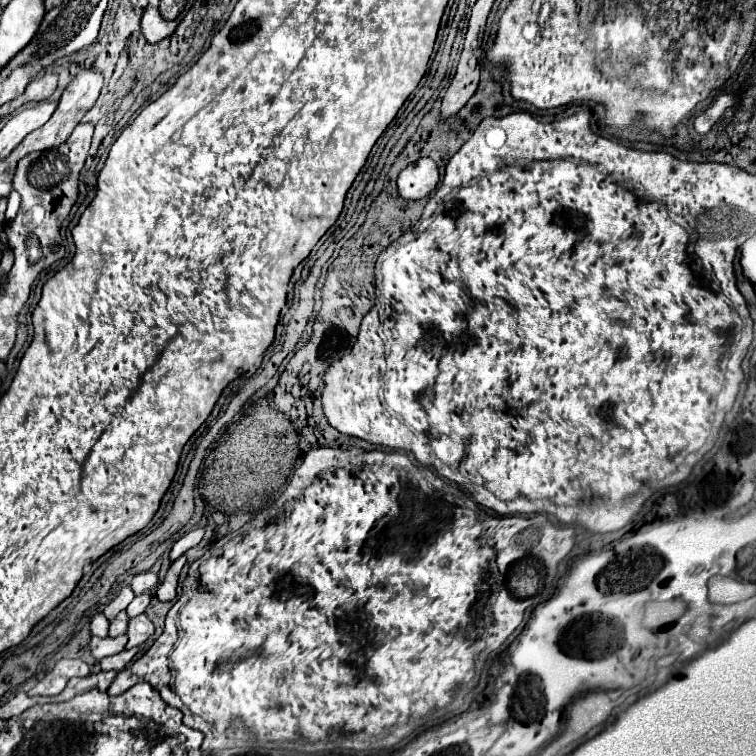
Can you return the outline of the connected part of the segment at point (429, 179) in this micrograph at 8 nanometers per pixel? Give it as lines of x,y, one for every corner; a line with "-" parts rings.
421,157
417,163
399,173
397,187
405,199
423,199
439,183
439,165
431,157

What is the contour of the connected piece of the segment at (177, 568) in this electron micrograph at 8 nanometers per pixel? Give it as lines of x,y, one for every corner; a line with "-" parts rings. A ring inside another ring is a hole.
179,557
167,571
165,579
161,581
161,585
157,587
157,597
159,601
171,601
177,595
177,581
179,581
179,573
185,565
185,557

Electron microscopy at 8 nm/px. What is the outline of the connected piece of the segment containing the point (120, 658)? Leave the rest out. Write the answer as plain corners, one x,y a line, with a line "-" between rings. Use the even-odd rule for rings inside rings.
125,649
125,651
121,651
121,653
117,653
117,655
111,655
111,657
105,657
105,659
101,659
99,663
101,663
101,669
103,671
123,671
129,663
131,663
131,659
135,657
135,653
137,653
139,649

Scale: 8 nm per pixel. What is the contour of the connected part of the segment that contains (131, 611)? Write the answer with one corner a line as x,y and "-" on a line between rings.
141,593
141,595
137,595
137,597
129,603
129,607
127,607
125,611
127,611
129,617
135,617
135,615
141,615
141,613
149,607
149,603
151,603
151,595
149,595
149,593

